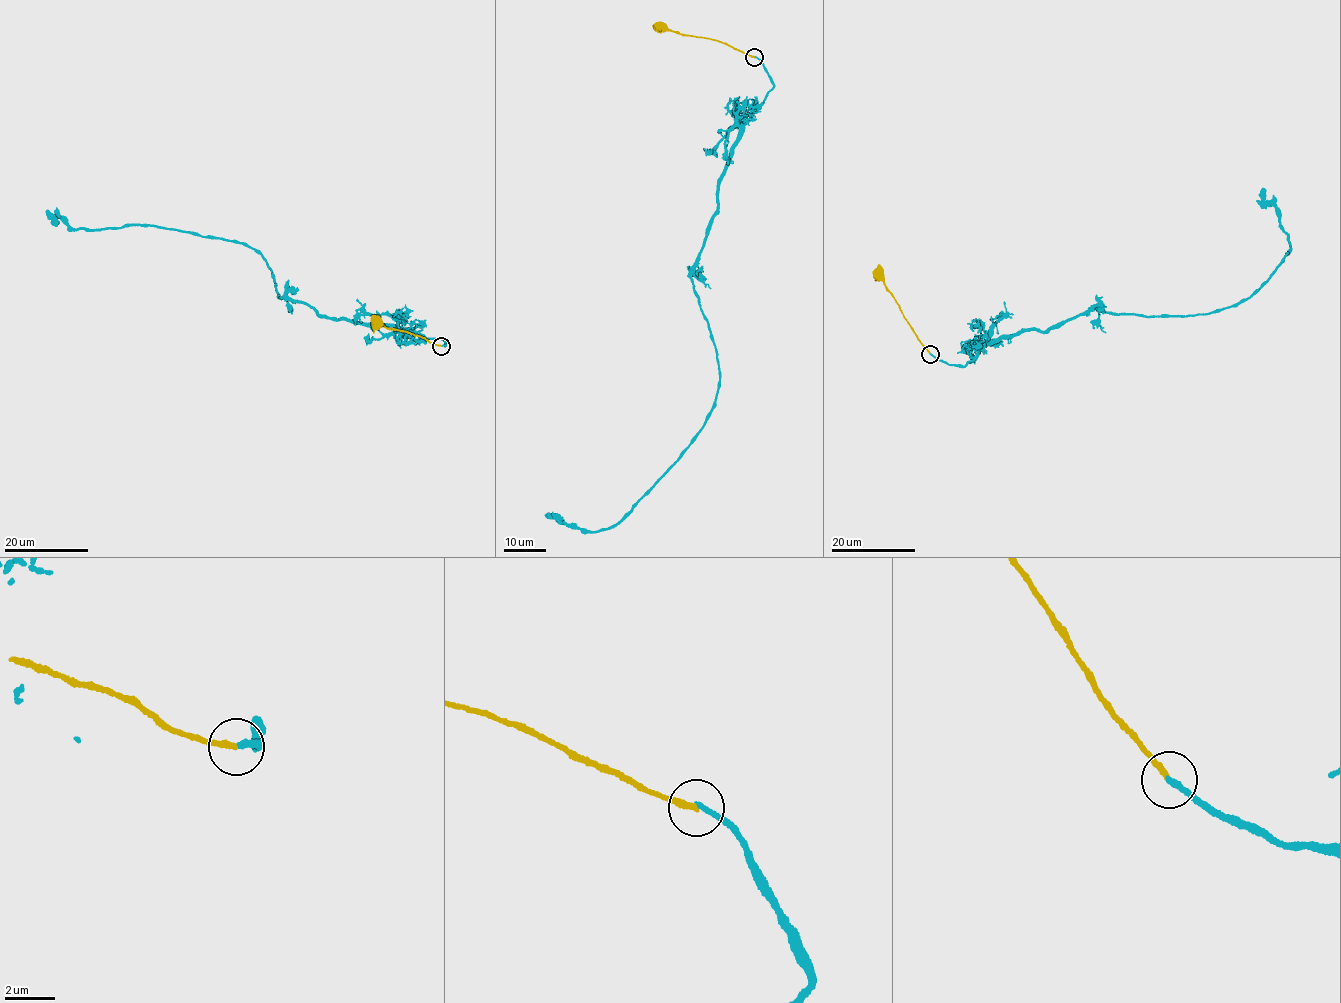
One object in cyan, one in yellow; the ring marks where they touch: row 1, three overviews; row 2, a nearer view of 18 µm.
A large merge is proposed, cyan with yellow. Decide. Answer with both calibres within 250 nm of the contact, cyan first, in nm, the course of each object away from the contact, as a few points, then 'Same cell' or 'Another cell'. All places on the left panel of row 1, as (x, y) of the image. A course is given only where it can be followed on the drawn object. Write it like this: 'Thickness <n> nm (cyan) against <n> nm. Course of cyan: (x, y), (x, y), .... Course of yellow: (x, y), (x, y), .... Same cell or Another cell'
Thickness 240 nm (cyan) against 240 nm. Course of cyan: (442, 345), (394, 324), (336, 319), (279, 298), (245, 242), (134, 224), (75, 229), (46, 210). Course of yellow: (442, 345), (390, 329), (372, 316). Another cell

